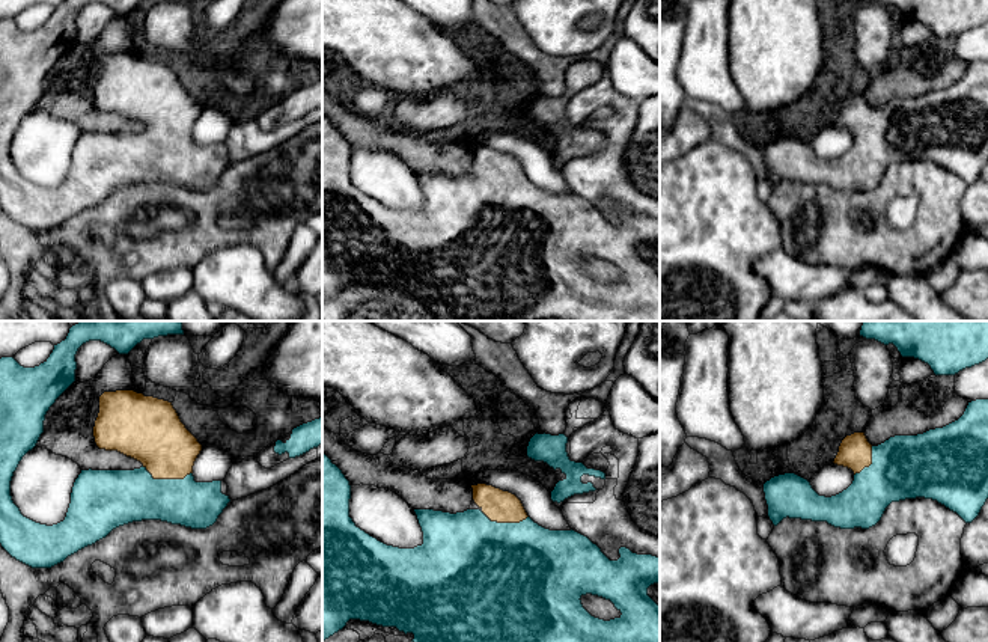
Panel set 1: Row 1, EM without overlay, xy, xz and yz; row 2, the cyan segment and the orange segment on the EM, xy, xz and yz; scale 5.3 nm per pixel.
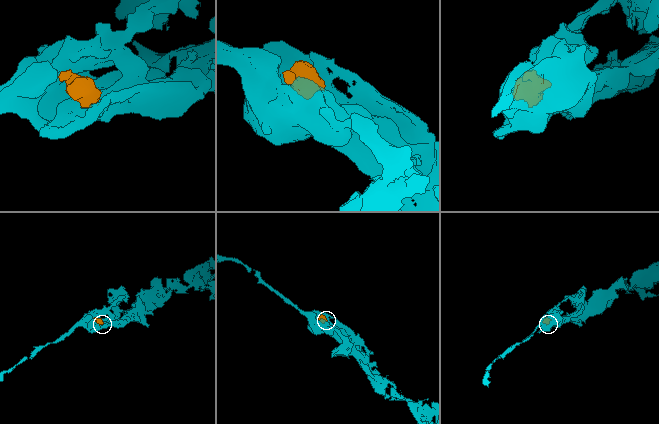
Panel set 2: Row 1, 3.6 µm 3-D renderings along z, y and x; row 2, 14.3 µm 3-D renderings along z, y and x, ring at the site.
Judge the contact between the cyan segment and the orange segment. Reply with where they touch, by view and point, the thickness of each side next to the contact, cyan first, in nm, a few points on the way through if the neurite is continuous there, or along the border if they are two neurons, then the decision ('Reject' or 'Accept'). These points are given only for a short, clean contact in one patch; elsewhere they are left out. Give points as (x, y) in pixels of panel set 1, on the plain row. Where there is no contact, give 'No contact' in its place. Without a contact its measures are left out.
Touches cyan at xy (167, 142). Thickness 280 nm (cyan) against 320 nm. Path across: xy (124, 158), (155, 154), (167, 142), (167, 113), (154, 98). Accept

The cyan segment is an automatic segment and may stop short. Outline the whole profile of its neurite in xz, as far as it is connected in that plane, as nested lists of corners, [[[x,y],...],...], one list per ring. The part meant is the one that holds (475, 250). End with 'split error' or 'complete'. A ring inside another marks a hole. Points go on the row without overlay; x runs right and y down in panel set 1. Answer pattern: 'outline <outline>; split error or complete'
outline [[[322,115],[322,303],[342,292],[349,282],[360,282],[383,289],[396,289],[405,297],[413,295],[414,301],[411,304],[429,310],[435,321],[542,321],[548,318],[563,318],[568,321],[660,321],[660,268],[648,258],[648,250],[660,246],[660,220],[637,217],[627,209],[621,209],[621,220],[610,223],[587,199],[572,191],[550,193],[535,185],[515,157],[486,146],[471,148],[471,151],[473,163],[479,169],[477,172],[456,176],[414,172],[423,194],[423,206],[414,211],[399,211],[378,203],[355,188],[349,179],[349,143]],[[586,256],[610,262],[622,277],[610,283],[592,279],[580,262]]]; split error

